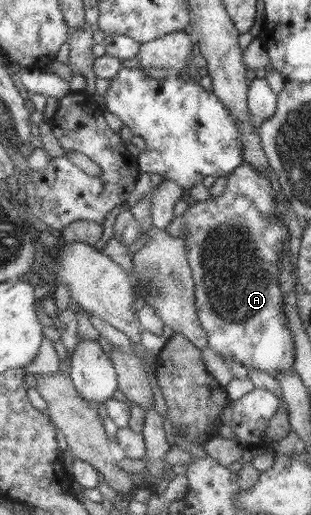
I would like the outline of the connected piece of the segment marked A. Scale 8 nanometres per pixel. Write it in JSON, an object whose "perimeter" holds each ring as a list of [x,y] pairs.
{"perimeter":[[[241,163],[225,177],[222,194],[188,205],[182,215],[175,215],[165,228],[172,238],[183,240],[193,280],[196,316],[204,329],[207,347],[228,365],[229,359],[236,360],[246,369],[260,369],[271,377],[282,369],[293,370],[295,355],[292,335],[286,328],[283,296],[276,280],[279,254],[287,248],[290,239],[283,217],[275,214],[273,192],[266,176]]]}

